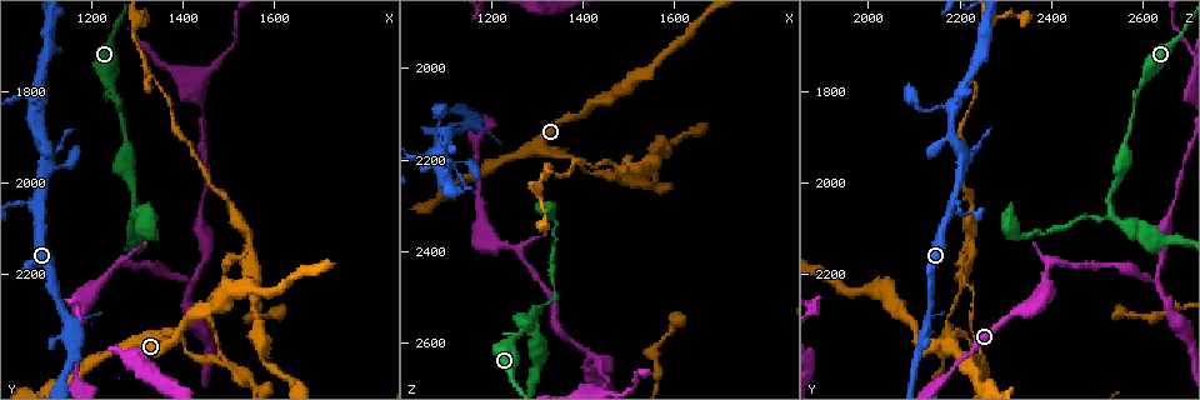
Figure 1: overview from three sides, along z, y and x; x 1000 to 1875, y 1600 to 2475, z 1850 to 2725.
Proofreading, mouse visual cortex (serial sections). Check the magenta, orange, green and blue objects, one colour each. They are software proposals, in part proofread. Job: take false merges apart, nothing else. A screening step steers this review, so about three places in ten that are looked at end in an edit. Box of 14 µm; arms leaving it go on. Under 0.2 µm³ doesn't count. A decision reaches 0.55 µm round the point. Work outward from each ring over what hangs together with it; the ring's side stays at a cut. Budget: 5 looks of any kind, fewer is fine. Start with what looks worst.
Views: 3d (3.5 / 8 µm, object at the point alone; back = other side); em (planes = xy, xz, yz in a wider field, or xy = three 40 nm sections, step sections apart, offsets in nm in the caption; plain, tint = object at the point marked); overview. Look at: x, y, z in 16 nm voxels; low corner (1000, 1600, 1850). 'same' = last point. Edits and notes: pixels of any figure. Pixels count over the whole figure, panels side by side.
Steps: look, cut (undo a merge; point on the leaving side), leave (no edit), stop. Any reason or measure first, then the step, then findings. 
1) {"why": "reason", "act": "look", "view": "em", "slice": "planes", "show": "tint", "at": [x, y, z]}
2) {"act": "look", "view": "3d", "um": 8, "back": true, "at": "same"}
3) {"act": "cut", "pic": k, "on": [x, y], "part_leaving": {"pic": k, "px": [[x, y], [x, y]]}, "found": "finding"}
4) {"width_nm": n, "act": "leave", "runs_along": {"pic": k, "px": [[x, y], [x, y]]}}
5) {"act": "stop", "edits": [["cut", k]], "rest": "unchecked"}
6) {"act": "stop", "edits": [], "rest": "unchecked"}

{"why": "abrupt turn", "act": "look", "view": "3d", "um": 8, "back": true, "at": [1480, 2395, 2235]}

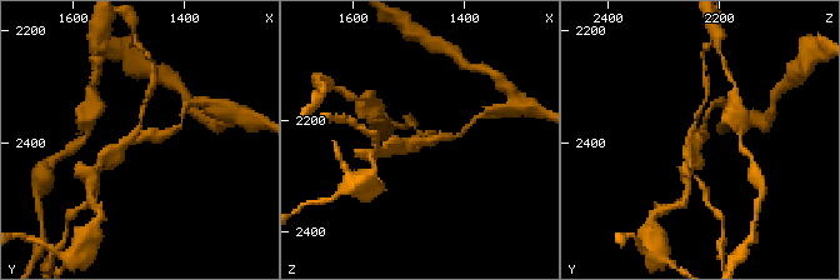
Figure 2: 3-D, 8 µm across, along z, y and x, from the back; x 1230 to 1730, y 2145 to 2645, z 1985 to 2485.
{"act": "look", "view": "em", "slice": "xy", "step": 1, "show": "tint", "at": [1475, 2390, 2235]}

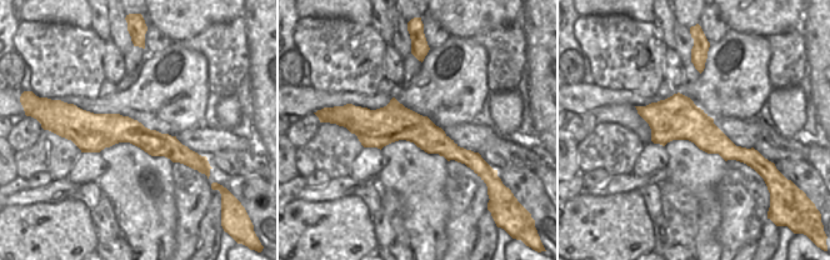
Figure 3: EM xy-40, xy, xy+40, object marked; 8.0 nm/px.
{"act": "cut", "pic": 2, "on": [378, 133], "part_leaving": {"pic": 2, "px": [[695, 130], [706, 81]]}, "found": "two cells meet here"}

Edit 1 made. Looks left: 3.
{"why": "calibre changes", "act": "look", "view": "3d", "um": 3.5, "at": [1090, 2060, 2185]}

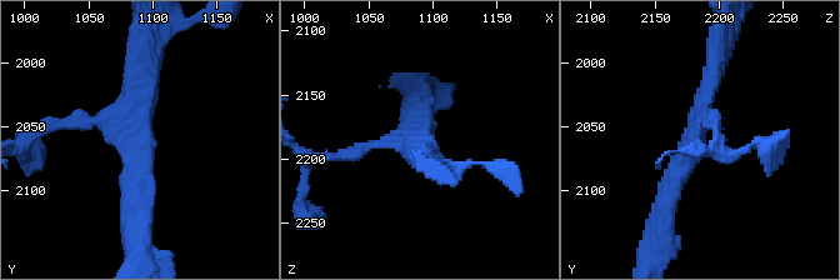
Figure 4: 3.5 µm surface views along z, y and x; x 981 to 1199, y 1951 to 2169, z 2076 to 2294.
{"arms": 3, "arm_widths_nm": [150, 250, 250], "why": "now the EM", "act": "look", "view": "em", "slice": "planes", "show": "tint", "at": [1088, 2056, 2182]}

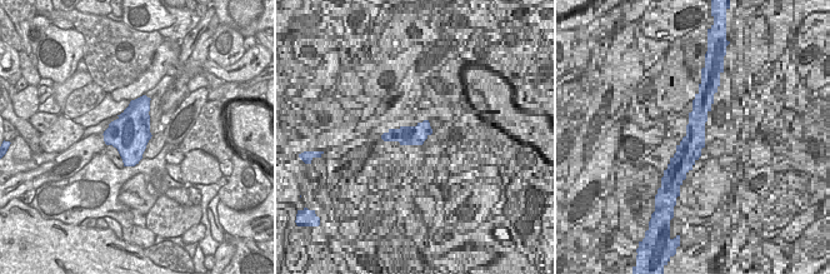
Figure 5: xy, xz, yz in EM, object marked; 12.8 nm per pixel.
{"width_nm": 500, "act": "leave", "runs_along": {"pic": 4, "px": [[663, 213], [695, 144], [718, 60]]}, "found": "one cell here"}

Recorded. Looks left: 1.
{"act": "stop", "edits": [["cut", 2]], "rest": "unchecked"}

